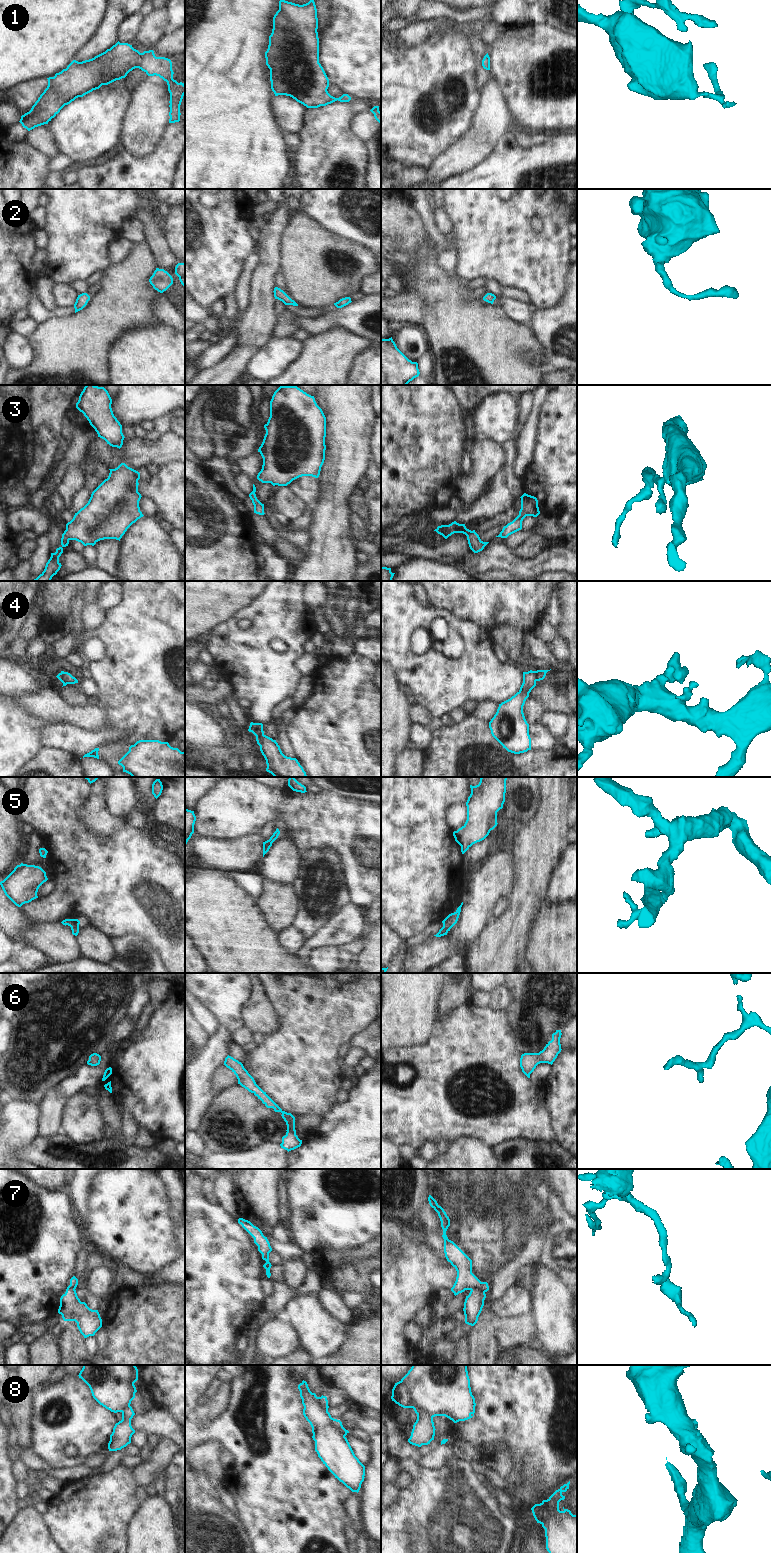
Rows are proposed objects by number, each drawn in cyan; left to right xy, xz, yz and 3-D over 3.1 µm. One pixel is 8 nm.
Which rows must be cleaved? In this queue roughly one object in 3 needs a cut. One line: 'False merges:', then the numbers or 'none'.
False merges: 7, 8

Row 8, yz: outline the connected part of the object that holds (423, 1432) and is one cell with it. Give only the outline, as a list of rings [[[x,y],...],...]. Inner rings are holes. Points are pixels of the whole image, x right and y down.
[[[414,1409],[417,1414],[417,1420],[413,1425],[411,1436],[408,1442],[412,1445],[421,1447],[428,1445],[435,1436],[435,1426],[433,1416],[428,1412],[423,1412],[421,1409]]]

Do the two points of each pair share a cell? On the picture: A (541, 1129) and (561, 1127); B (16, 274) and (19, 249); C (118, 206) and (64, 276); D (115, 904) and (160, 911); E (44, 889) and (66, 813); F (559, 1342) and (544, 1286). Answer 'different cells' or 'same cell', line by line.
A: different cells
B: same cell
C: same cell
D: same cell
E: different cells
F: same cell

